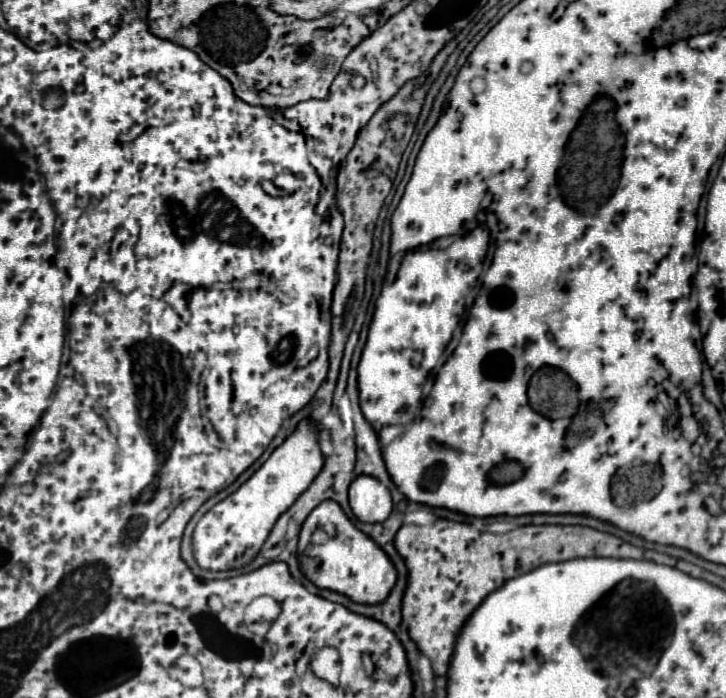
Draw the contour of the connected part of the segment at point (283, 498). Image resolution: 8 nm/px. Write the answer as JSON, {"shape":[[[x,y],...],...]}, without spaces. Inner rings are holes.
{"shape":[[[306,419],[236,493],[214,505],[198,521],[192,535],[196,563],[208,571],[240,569],[248,565],[258,555],[276,519],[306,491],[320,473],[322,463],[324,455],[318,445],[318,429]]]}

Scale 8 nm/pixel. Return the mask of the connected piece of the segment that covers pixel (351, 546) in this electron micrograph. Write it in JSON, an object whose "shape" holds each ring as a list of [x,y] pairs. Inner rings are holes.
{"shape":[[[336,501],[320,503],[304,521],[300,531],[298,557],[302,563],[316,563],[300,565],[306,579],[310,579],[316,587],[338,591],[358,603],[382,603],[382,599],[386,599],[386,595],[390,593],[390,587],[394,587],[396,571],[386,553],[368,535],[364,535],[350,523],[350,519],[344,515],[342,507]],[[316,529],[324,529],[330,535],[326,545],[316,547],[310,543],[310,537]]]}

